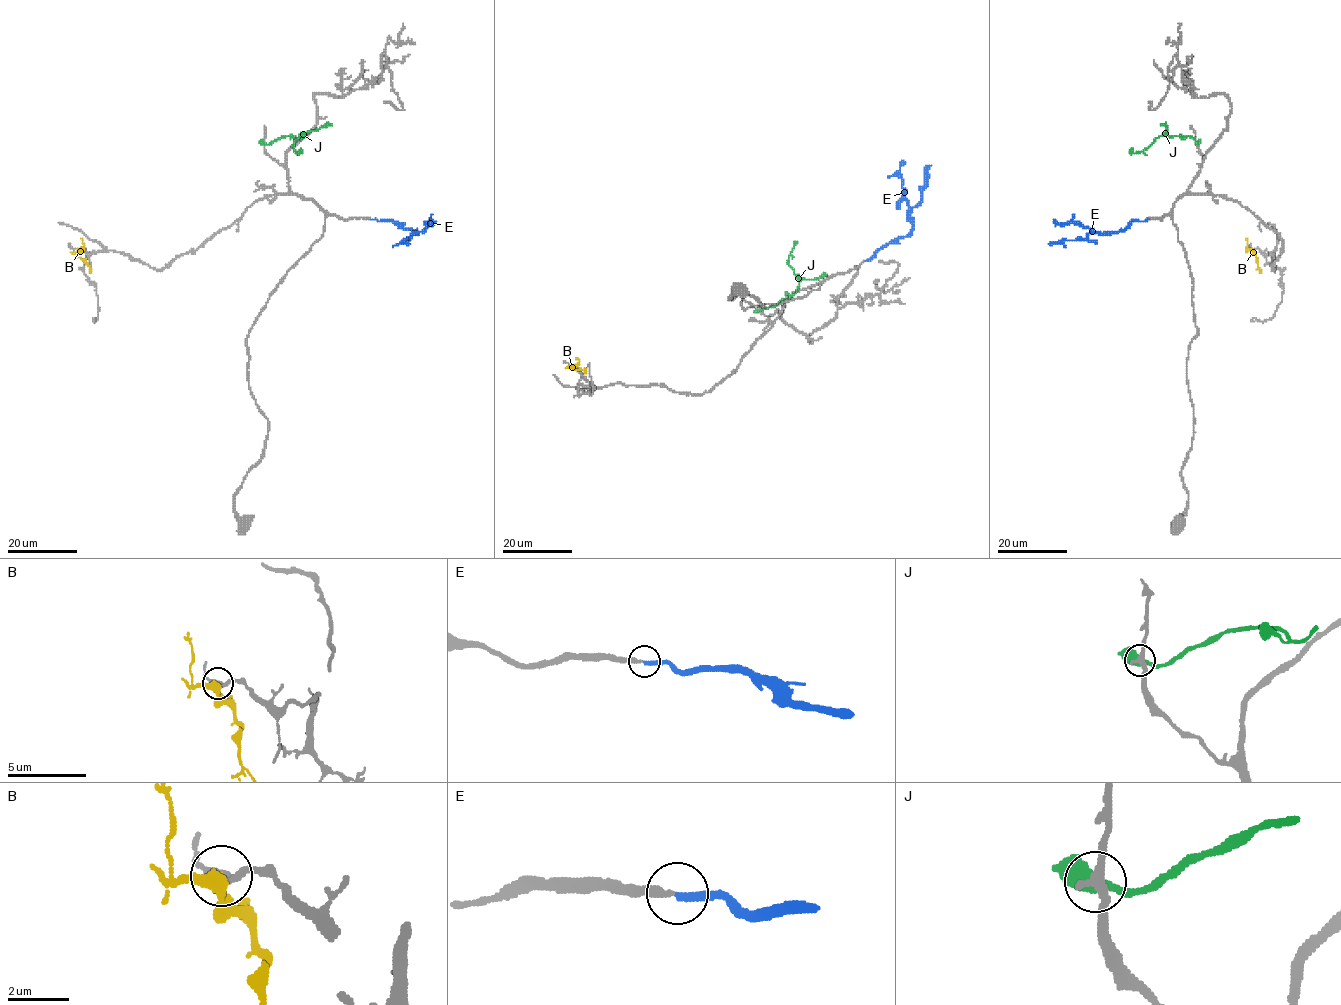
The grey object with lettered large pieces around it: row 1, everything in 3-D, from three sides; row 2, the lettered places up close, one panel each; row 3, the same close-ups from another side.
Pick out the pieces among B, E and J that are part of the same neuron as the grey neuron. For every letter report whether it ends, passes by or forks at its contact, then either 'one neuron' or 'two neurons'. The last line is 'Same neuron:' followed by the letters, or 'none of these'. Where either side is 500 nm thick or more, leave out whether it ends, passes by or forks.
B: it ends there; two neurons
E: it ends there; two neurons
J: it passes by; two neurons
Same neuron: none of these

